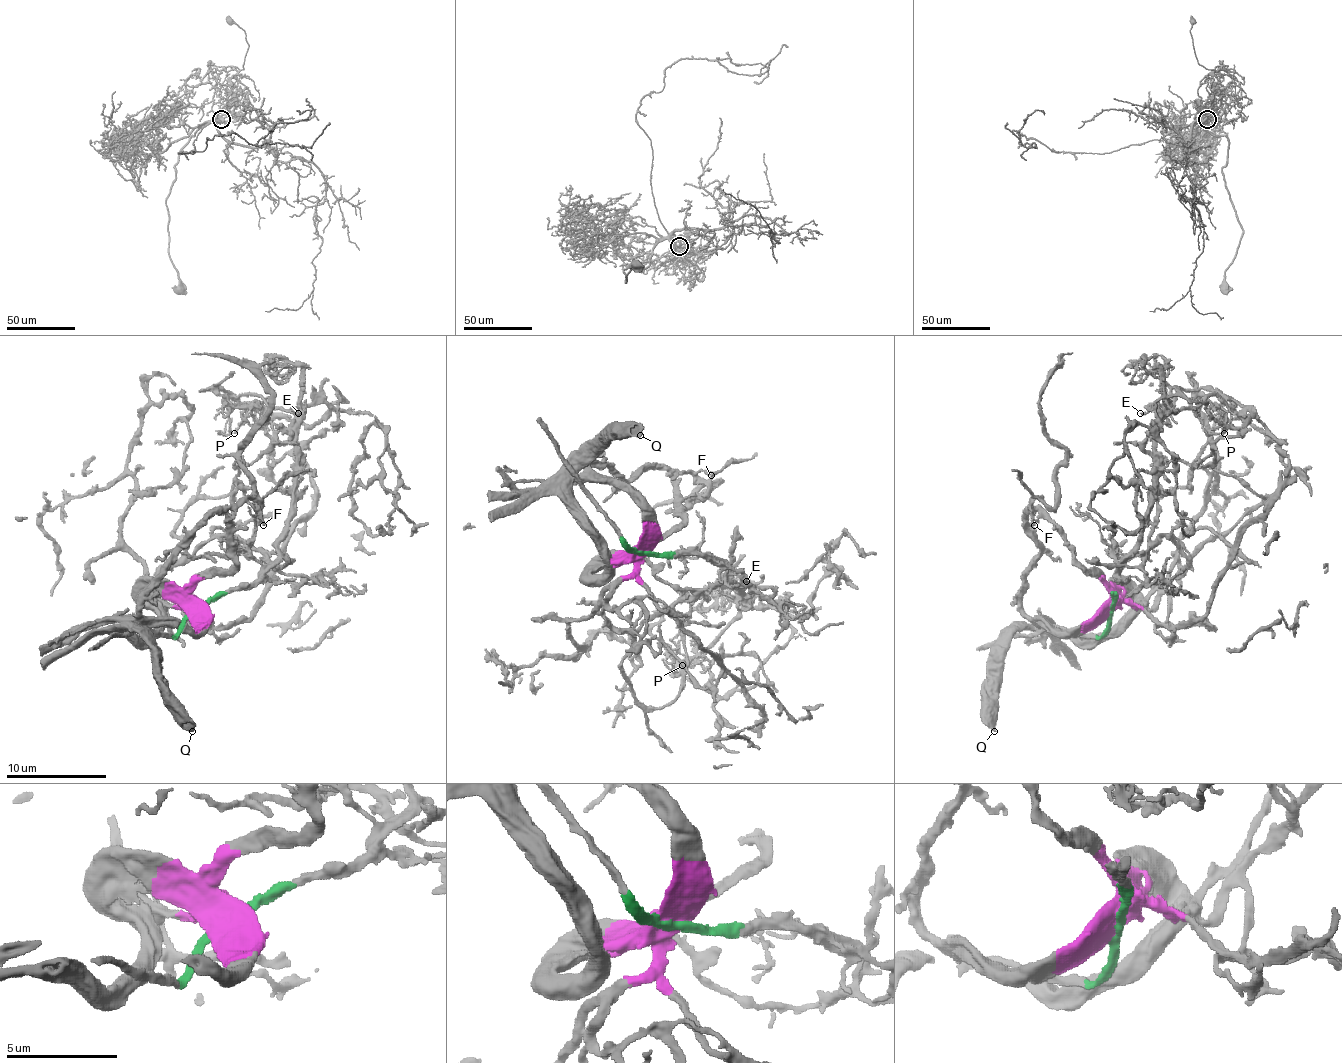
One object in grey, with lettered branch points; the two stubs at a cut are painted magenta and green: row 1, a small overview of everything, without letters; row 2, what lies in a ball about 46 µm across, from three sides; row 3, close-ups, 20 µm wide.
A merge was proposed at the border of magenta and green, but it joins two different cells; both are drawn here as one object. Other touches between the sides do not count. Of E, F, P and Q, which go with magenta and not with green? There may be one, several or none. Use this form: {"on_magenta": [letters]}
{"on_magenta": ["F", "Q"]}

